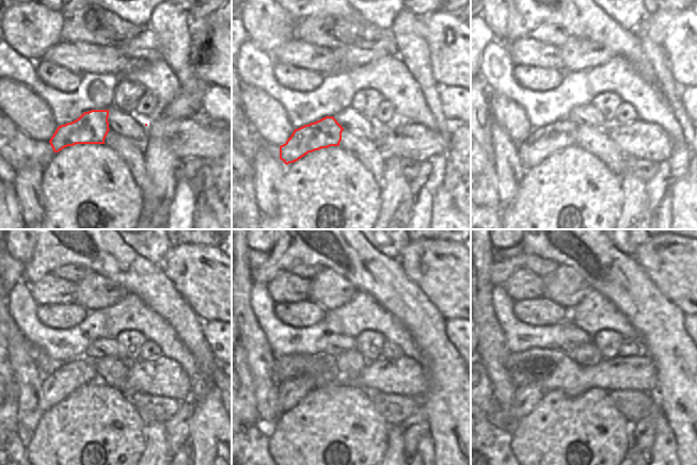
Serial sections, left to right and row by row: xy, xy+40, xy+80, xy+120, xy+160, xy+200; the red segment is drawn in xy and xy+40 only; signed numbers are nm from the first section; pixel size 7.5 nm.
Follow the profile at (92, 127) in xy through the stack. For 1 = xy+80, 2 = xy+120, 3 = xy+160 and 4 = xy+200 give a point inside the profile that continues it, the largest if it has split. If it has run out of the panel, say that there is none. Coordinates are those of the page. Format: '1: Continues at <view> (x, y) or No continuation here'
1: Continues at xy+80 (543, 141)
2: Continues at xy+120 (63, 380)
3: Continues at xy+160 (292, 390)
4: Continues at xy+200 (526, 397).

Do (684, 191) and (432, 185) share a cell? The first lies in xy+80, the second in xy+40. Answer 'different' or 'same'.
different

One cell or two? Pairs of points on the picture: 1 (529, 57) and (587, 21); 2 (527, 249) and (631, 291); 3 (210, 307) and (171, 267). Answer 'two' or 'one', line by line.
1: two
2: one
3: one

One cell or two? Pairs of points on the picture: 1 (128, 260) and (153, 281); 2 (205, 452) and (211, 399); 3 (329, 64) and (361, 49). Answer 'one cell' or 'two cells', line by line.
1: one cell
2: one cell
3: two cells

